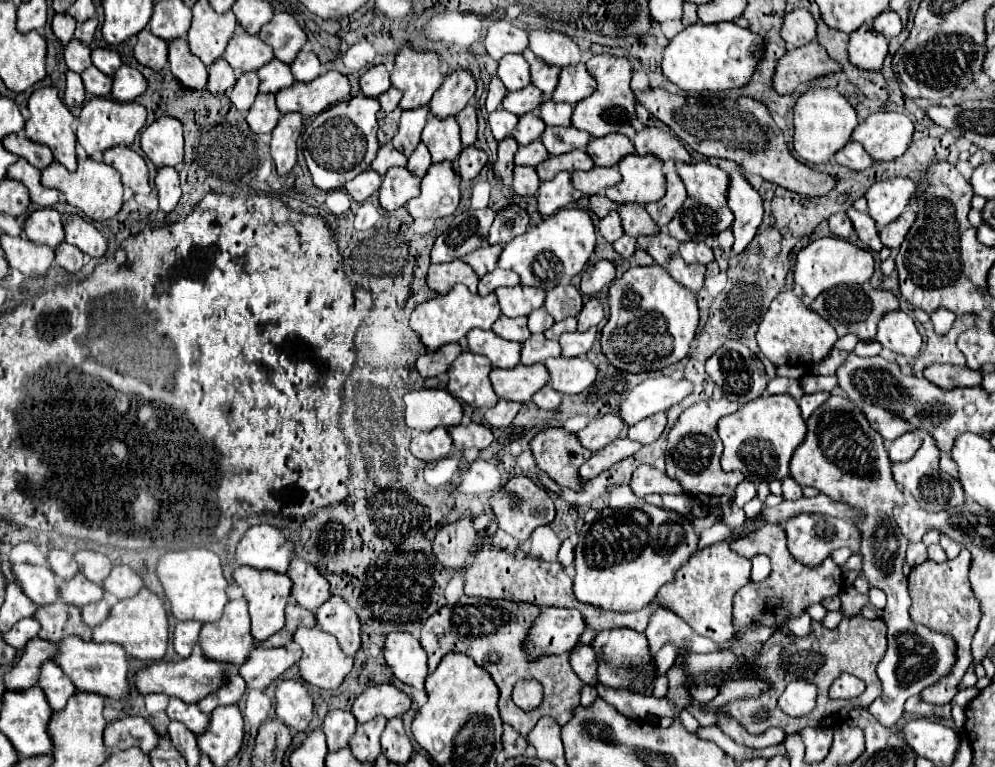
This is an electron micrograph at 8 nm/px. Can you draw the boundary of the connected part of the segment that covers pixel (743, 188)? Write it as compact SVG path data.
M733 170L729 178L731 178L731 184L729 184L727 200L729 200L731 212L735 214L733 250L735 254L741 254L757 234L757 228L763 218L763 200L759 192L745 180L741 170Z

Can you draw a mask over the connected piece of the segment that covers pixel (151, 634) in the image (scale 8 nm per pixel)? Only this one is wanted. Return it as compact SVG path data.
M141 588L139 594L135 594L133 598L119 600L111 608L111 616L99 628L93 628L93 640L123 644L127 648L127 654L143 662L161 660L167 654L167 644L169 644L169 616L163 600L157 594L153 594L149 588Z

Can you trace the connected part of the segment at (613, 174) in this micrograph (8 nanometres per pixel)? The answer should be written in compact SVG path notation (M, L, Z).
M595 166L589 172L581 172L581 170L573 172L571 182L583 194L603 194L605 188L617 186L621 182L621 174L617 166L611 166L611 168Z

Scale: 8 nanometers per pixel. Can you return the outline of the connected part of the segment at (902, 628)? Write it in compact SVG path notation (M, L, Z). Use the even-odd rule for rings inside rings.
M831 396L807 418L807 436L793 452L791 476L801 486L815 486L823 494L835 500L845 500L867 512L867 520L857 524L863 532L859 554L863 556L863 574L869 584L887 594L883 620L889 628L889 648L877 666L877 676L883 682L883 696L869 706L869 712L883 726L891 728L903 716L903 704L907 698L917 696L925 686L949 672L955 660L955 642L949 636L931 632L909 618L911 598L907 592L907 576L903 574L907 538L899 532L891 516L891 508L903 504L905 500L891 476L887 448L883 438L879 438L879 434L869 426L861 408L857 408L849 398Z

